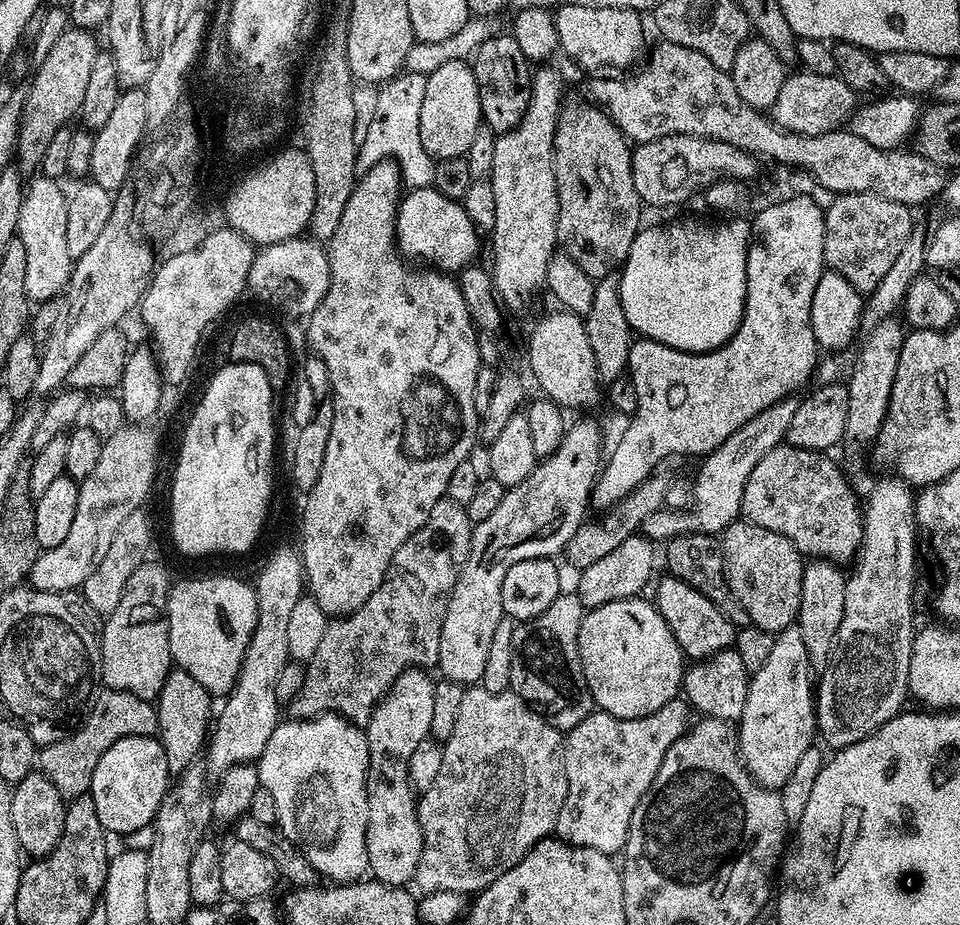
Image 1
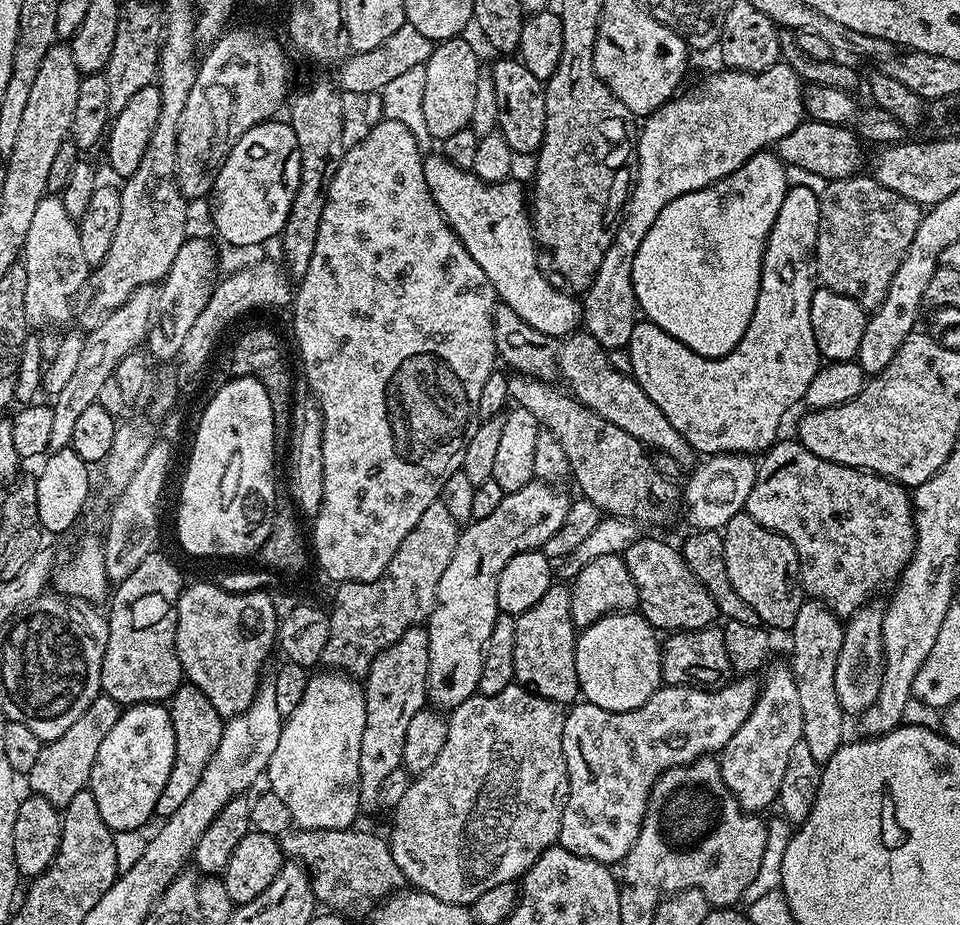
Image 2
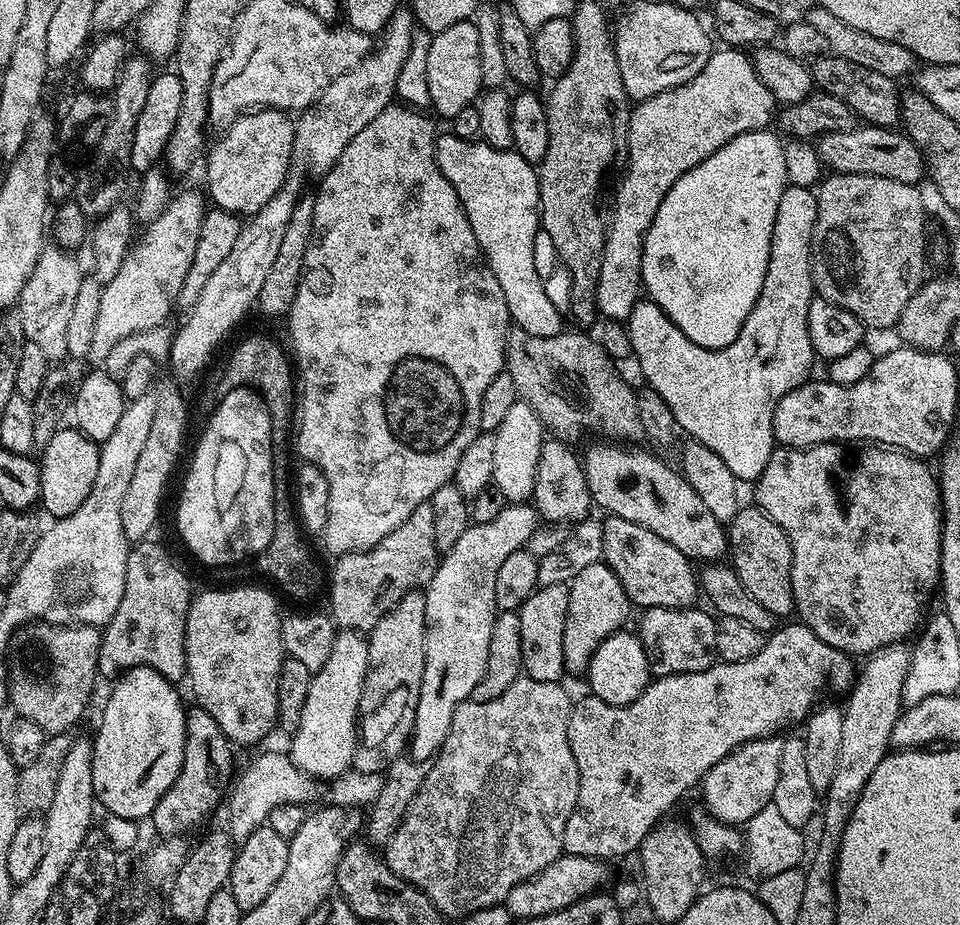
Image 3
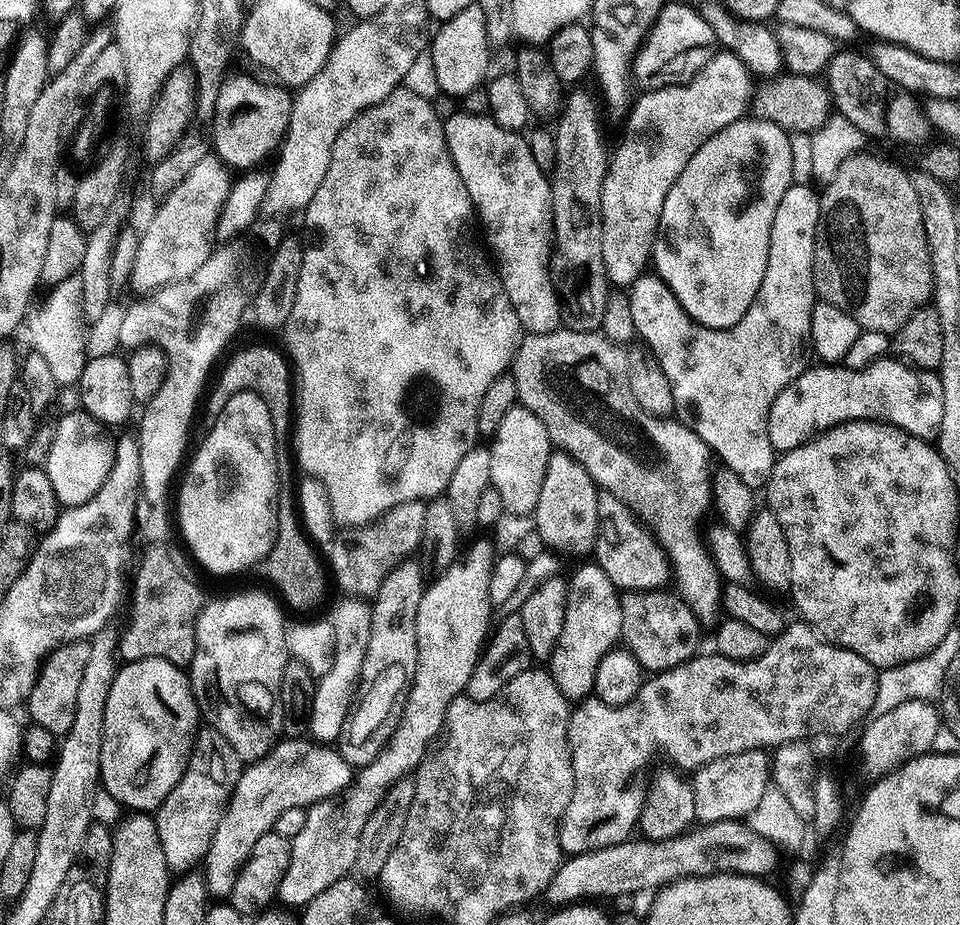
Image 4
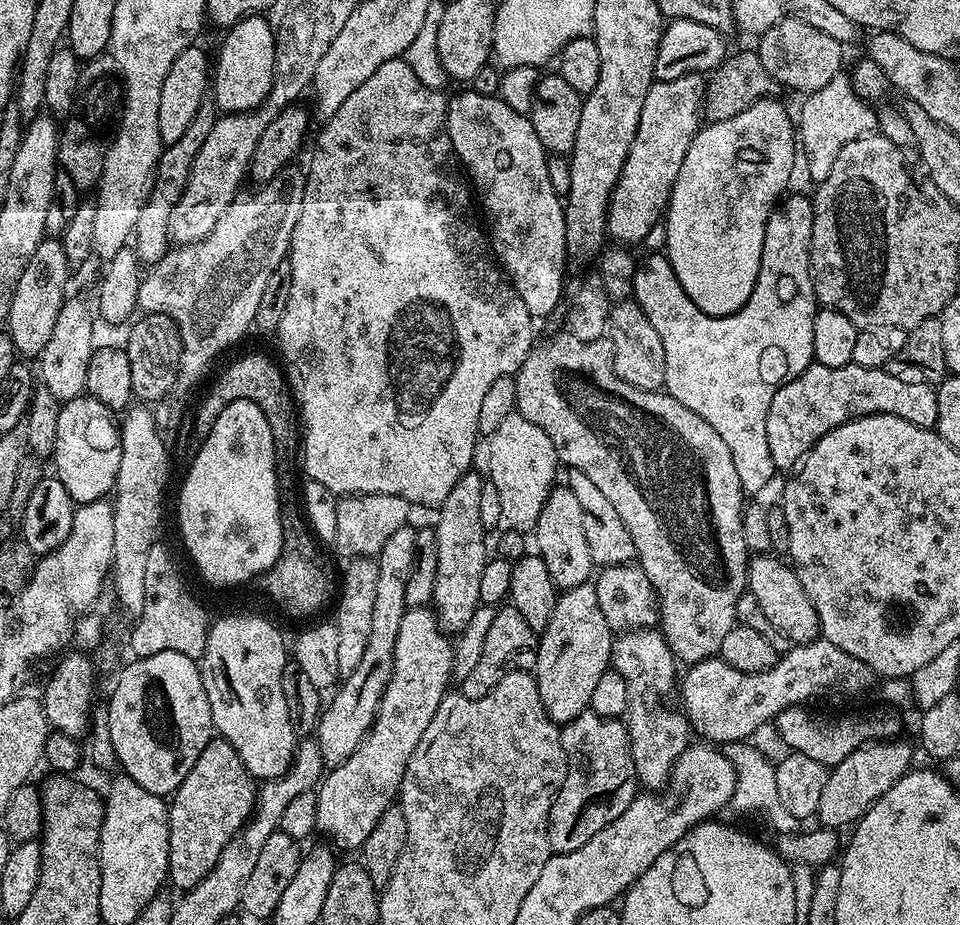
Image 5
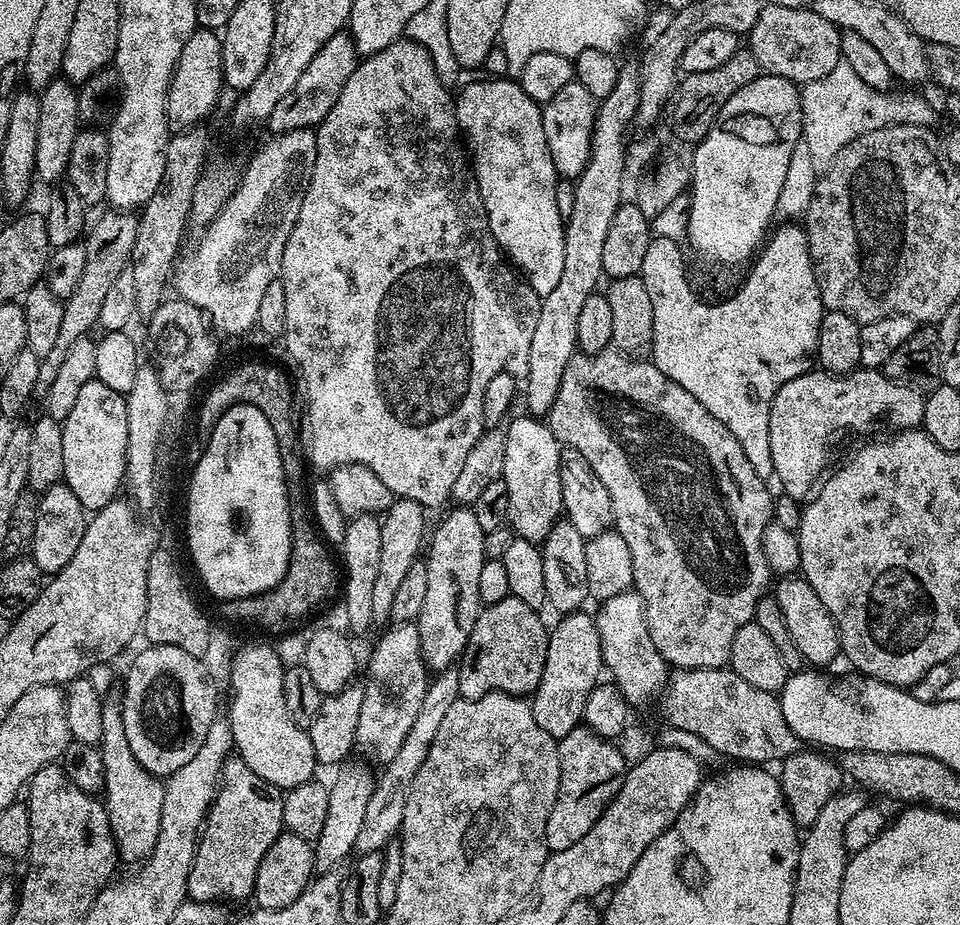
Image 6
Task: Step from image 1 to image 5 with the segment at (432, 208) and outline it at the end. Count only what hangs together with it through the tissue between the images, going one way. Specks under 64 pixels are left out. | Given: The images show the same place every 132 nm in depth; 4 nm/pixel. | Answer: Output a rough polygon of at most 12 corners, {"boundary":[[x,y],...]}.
{"boundary":[[449,95],[491,251],[533,318],[564,292],[564,204],[527,115]]}

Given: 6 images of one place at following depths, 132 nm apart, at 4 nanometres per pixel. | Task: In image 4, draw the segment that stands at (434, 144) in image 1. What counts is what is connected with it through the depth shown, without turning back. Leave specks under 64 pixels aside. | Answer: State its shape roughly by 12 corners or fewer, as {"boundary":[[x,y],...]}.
{"boundary":[[473,2],[439,25],[438,86],[463,98],[485,83],[486,18]]}

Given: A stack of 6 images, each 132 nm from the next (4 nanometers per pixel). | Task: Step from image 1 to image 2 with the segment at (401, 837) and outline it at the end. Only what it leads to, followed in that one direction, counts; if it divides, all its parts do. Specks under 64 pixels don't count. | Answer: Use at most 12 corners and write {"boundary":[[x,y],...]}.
{"boundary":[[406,629],[363,681],[360,791],[377,803],[428,700],[428,633]]}

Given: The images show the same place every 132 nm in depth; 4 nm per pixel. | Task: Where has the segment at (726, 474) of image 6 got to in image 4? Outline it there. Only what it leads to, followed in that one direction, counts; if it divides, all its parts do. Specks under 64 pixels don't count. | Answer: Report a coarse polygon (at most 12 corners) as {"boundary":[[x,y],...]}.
{"boundary":[[599,331],[525,335],[517,401],[651,529],[701,625],[713,454]]}

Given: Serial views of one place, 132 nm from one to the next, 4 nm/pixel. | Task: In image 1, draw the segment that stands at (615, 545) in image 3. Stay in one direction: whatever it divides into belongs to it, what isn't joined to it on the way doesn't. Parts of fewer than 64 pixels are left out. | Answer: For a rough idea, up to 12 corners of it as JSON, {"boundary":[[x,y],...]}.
{"boundary":[[671,574],[655,606],[689,661],[735,645],[738,631],[706,594]]}

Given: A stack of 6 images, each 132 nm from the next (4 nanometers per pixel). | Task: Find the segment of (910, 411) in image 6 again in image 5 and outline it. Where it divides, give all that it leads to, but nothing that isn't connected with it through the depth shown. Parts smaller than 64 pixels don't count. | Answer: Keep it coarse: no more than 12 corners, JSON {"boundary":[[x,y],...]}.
{"boundary":[[814,362],[766,414],[777,470],[827,432],[894,414],[935,429],[935,387]]}

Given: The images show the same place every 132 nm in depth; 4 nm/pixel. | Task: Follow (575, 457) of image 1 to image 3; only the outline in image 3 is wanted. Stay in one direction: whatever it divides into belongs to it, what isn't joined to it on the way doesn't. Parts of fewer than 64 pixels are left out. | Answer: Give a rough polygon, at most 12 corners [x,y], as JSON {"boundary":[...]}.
{"boundary":[[531,503],[472,524],[426,585],[415,761],[446,742],[486,670],[494,582]]}

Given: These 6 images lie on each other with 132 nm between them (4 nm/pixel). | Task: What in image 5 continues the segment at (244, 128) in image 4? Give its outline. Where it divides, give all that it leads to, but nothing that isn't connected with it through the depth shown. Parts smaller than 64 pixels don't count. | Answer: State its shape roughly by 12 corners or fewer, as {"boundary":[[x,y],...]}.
{"boundary":[[264,14],[223,33],[210,96],[221,113],[270,94],[276,29]]}

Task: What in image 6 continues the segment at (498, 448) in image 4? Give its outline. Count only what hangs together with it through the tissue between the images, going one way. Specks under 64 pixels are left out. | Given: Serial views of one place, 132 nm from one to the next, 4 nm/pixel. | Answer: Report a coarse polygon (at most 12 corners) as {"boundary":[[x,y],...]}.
{"boundary":[[521,414],[504,434],[508,524],[542,542],[562,516],[562,445]]}

